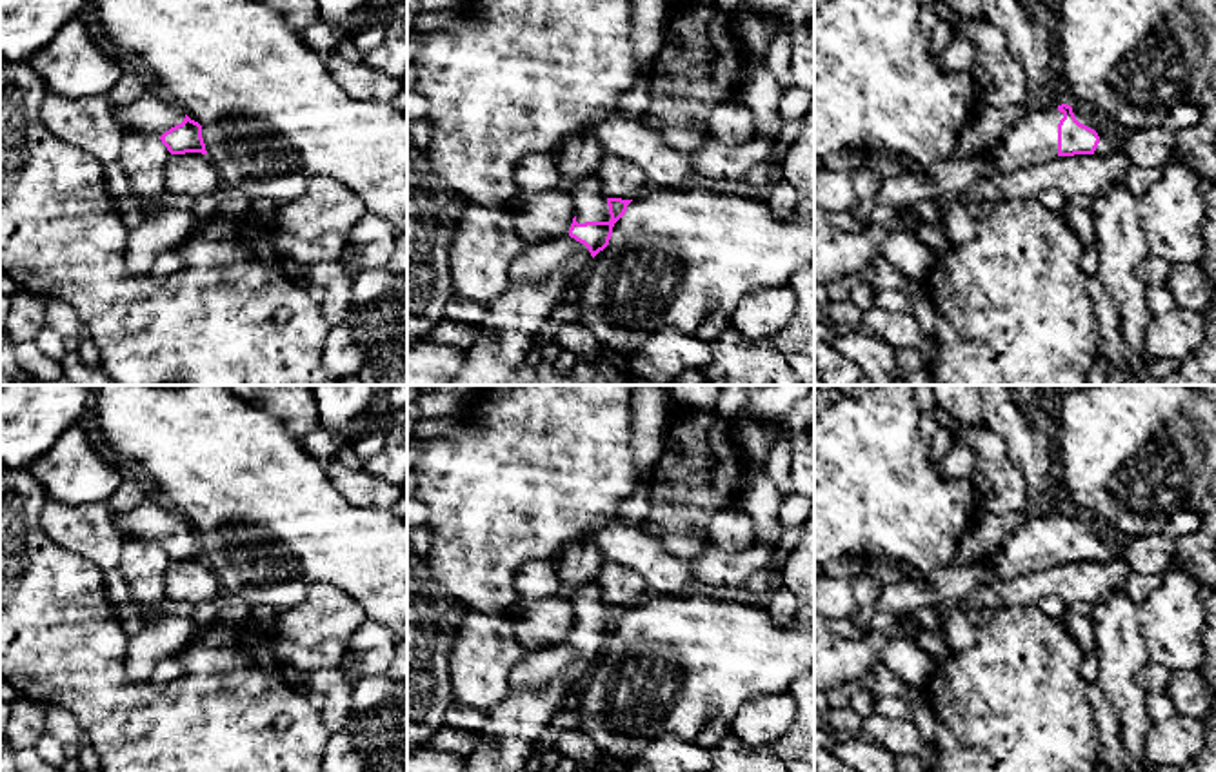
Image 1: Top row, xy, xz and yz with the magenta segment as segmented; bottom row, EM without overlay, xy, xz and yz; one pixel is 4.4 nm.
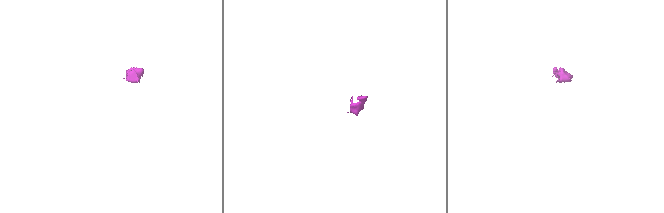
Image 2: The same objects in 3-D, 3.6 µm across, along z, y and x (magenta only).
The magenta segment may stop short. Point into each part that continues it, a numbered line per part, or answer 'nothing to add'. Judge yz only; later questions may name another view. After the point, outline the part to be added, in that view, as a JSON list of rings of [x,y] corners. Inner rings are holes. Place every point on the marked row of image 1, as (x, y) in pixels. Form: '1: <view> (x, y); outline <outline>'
1: yz (1031, 140); outline [[[1052,107],[1029,113],[1009,125],[996,145],[976,154],[985,165],[985,176],[982,180],[1058,158],[1058,124],[1062,118],[1063,113]]]
2: yz (1111, 140); outline [[[1072,107],[1076,120],[1091,129],[1094,129],[1100,136],[1100,144],[1094,154],[1111,154],[1114,151],[1123,149],[1123,136],[1114,131],[1100,114],[1087,107]]]

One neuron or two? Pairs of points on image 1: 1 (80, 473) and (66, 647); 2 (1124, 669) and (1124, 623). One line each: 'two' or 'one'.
1: two
2: one

